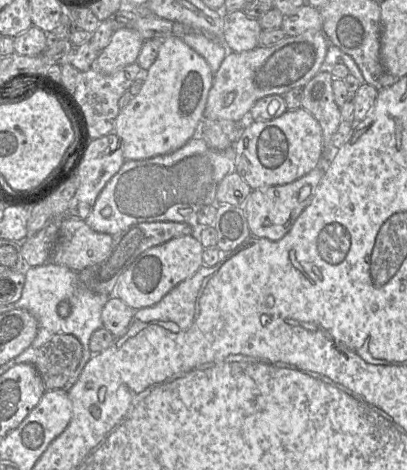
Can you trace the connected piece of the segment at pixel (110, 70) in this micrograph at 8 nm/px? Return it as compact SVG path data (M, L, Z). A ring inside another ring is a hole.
M117 29L109 44L99 53L94 66L104 74L113 74L137 62L143 43L143 38L136 30Z

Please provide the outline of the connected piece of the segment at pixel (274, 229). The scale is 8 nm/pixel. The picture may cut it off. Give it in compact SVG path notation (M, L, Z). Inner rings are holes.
M317 166L308 174L291 183L252 190L243 204L252 236L271 241L278 241L283 238L303 210L312 202L324 171L325 168Z

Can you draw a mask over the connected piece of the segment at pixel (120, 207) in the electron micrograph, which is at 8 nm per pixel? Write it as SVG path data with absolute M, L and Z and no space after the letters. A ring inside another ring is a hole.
M190 139L183 147L170 154L159 155L143 160L127 160L100 192L95 205L84 220L94 231L117 235L131 226L143 222L190 223L198 239L199 226L196 214L203 207L216 204L217 188L223 178L236 171L236 151L229 147L223 151L210 148L202 139Z

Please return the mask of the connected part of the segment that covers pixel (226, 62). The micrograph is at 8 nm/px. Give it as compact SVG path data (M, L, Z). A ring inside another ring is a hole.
M307 31L287 36L272 46L258 46L243 52L229 51L213 77L204 117L240 121L250 115L251 108L259 99L273 94L284 95L293 88L304 88L318 72L324 70L329 45L322 31Z

